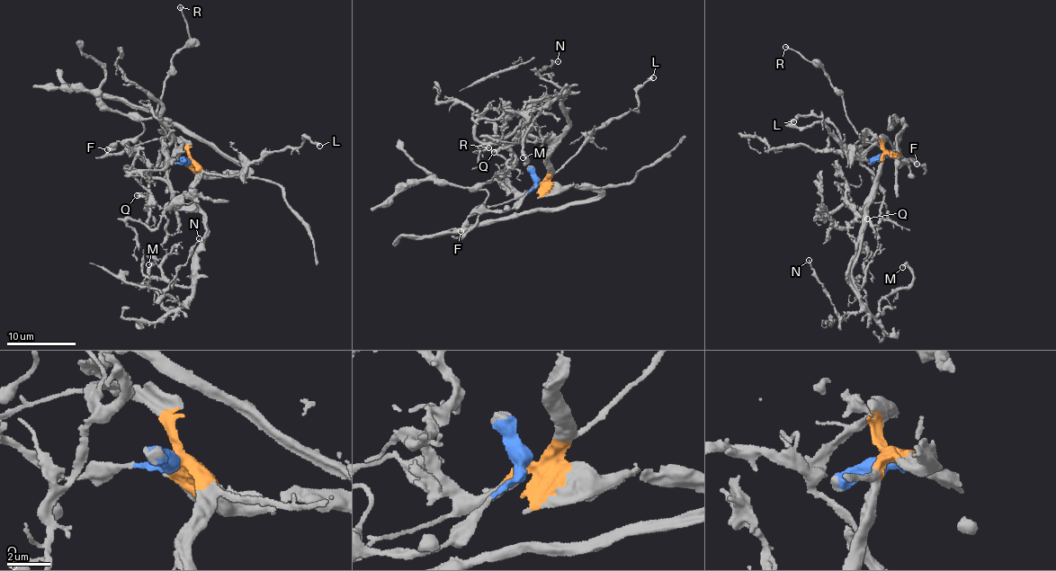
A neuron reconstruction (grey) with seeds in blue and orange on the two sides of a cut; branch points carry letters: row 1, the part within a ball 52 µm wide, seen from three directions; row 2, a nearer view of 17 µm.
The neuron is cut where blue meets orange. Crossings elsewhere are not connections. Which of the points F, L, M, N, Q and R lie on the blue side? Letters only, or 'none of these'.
F, R

